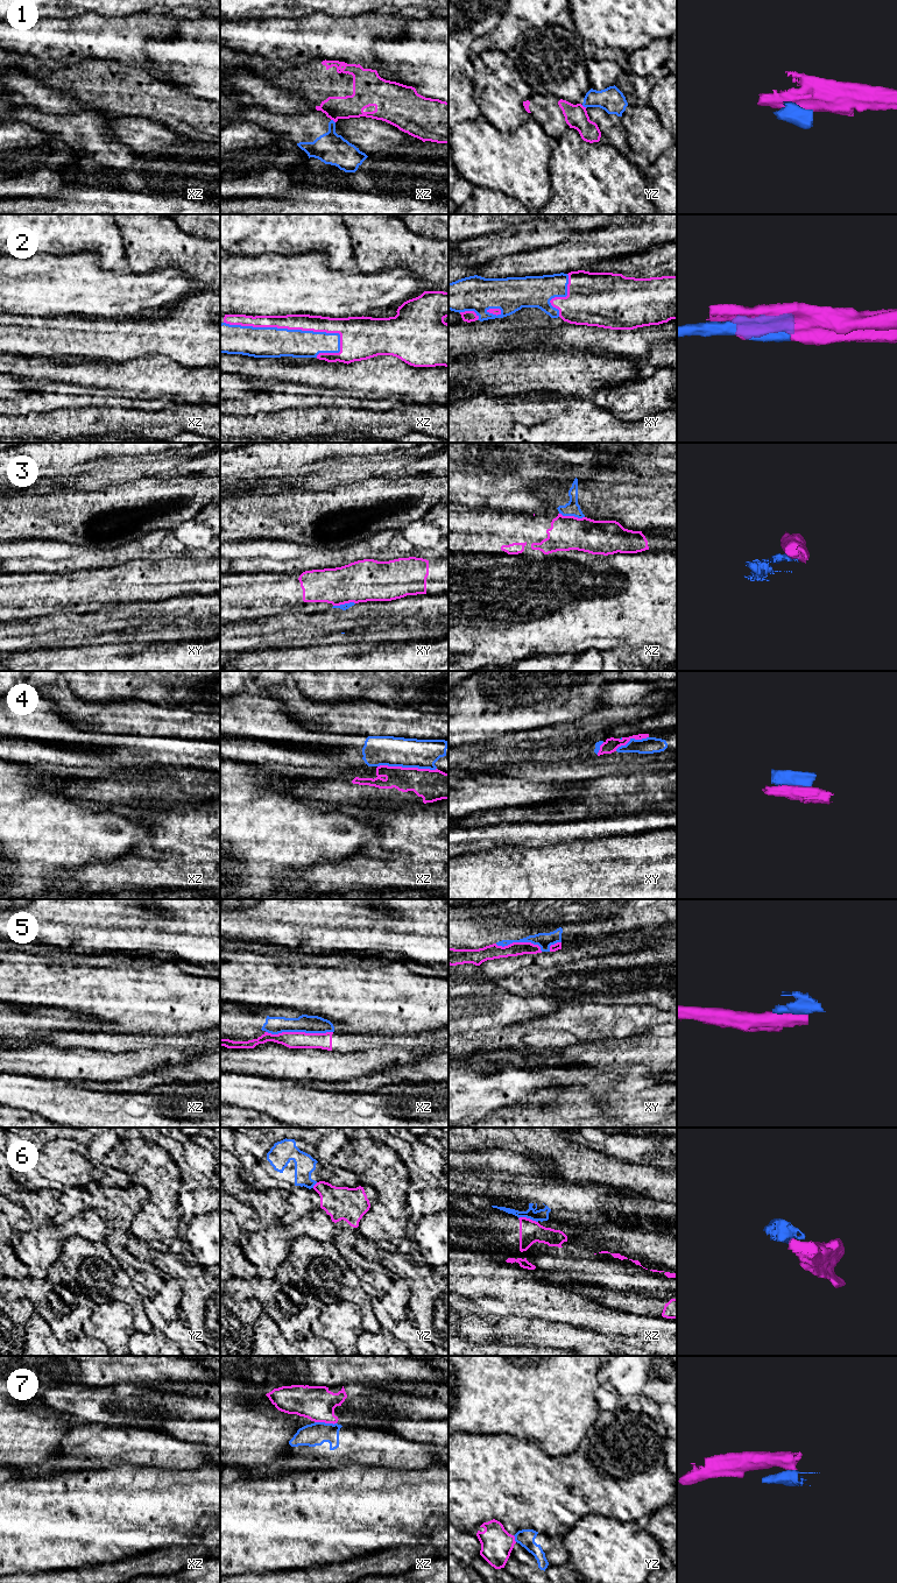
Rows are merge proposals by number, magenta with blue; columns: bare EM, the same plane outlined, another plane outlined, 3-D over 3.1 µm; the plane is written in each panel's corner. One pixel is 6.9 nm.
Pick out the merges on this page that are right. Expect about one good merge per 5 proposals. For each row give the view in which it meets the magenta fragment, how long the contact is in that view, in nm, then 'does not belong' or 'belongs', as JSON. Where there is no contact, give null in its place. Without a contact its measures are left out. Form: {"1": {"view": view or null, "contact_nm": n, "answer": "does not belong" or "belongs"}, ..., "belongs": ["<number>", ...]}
{"1": {"view": "xz", "contact_nm": 40, "answer": "does not belong"}, "2": {"view": "xz", "contact_nm": 850, "answer": "belongs"}, "3": {"view": "xz", "contact_nm": 180, "answer": "does not belong"}, "4": {"view": "xz", "contact_nm": 400, "answer": "does not belong"}, "5": {"view": "xz", "contact_nm": 460, "answer": "does not belong"}, "6": {"view": "xz", "contact_nm": 140, "answer": "does not belong"}, "7": {"view": "xz", "contact_nm": 150, "answer": "does not belong"}, "belongs": ["2"]}

